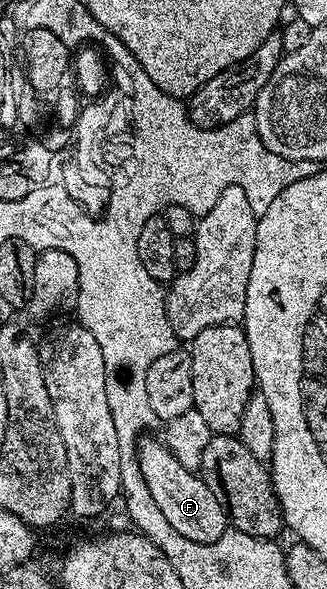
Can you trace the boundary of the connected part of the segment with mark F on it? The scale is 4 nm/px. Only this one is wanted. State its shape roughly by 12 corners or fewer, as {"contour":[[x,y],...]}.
{"contour":[[157,437],[136,447],[164,520],[193,542],[215,542],[226,510]]}

